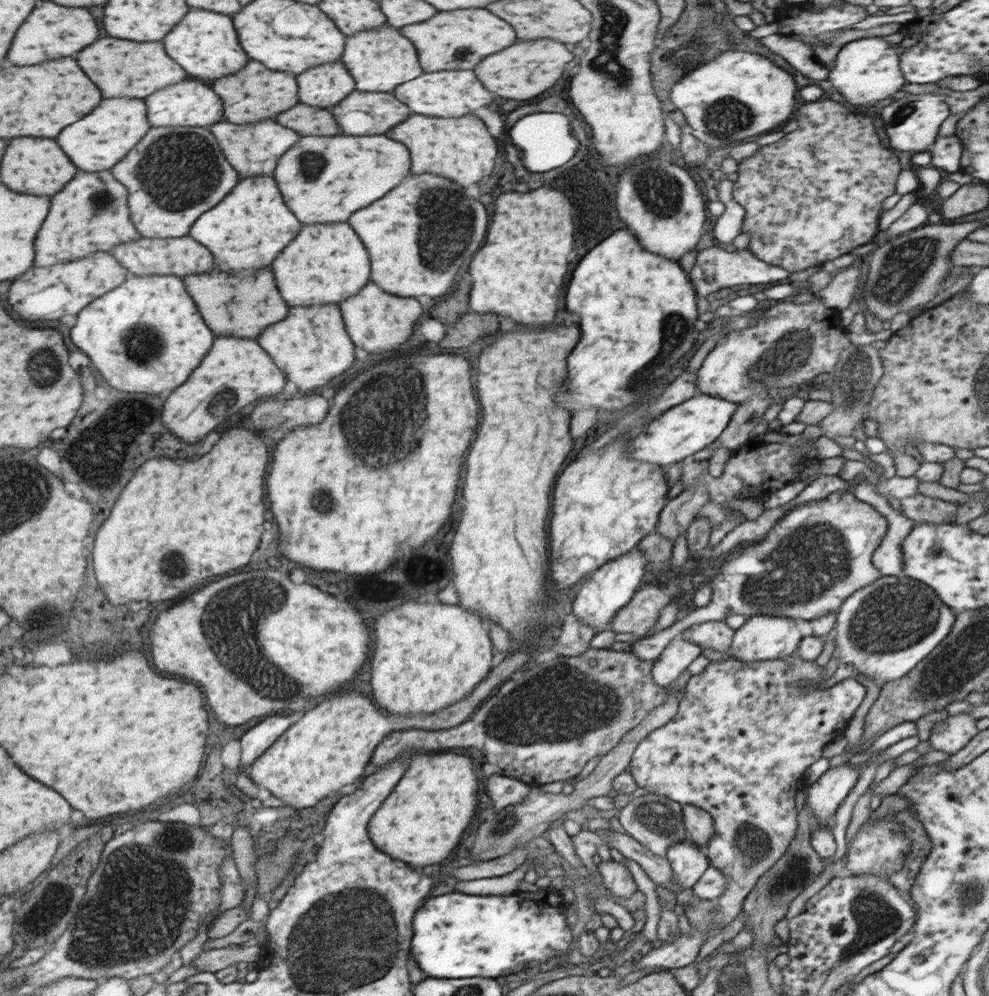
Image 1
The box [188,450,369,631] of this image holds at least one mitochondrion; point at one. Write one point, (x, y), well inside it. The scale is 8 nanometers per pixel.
(321, 500)

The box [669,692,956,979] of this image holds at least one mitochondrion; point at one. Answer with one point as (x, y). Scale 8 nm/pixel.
(875, 917)

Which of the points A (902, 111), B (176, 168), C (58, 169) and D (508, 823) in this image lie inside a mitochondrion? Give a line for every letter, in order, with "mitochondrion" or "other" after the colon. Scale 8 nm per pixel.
A: mitochondrion
B: mitochondrion
C: other
D: mitochondrion

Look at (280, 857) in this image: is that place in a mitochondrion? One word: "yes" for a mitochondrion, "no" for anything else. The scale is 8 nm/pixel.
yes

